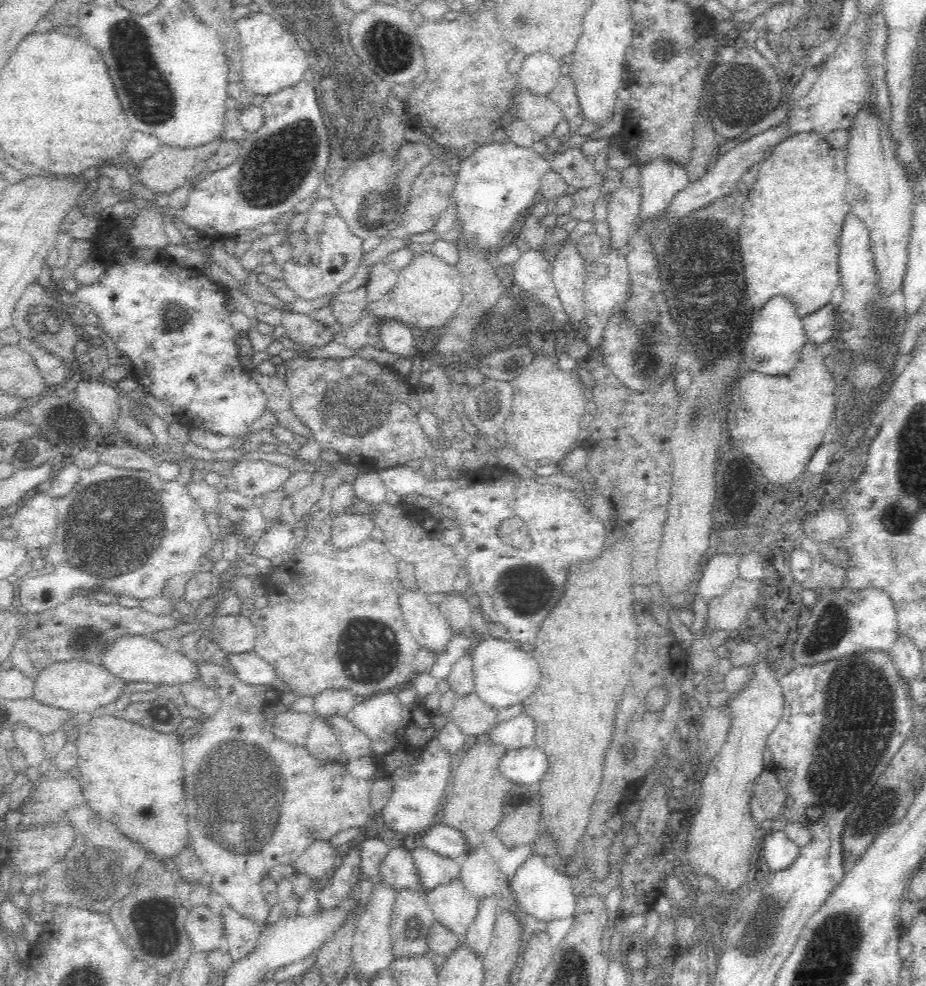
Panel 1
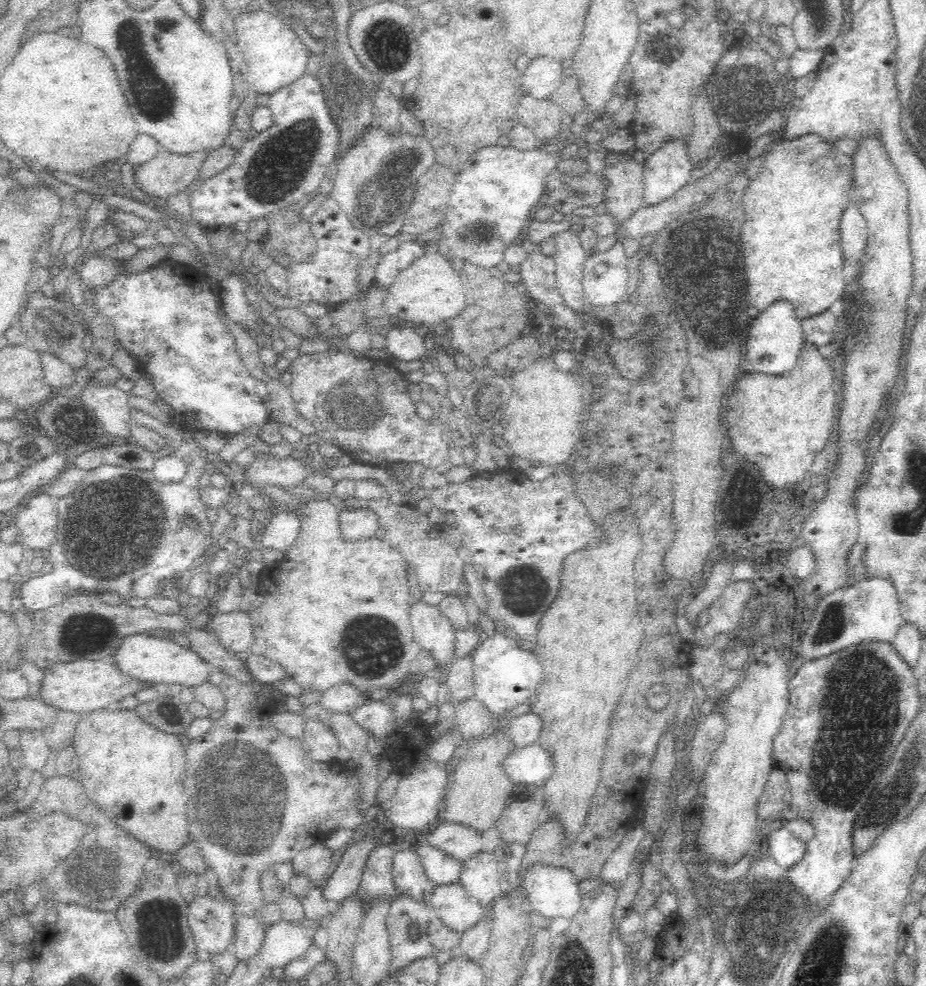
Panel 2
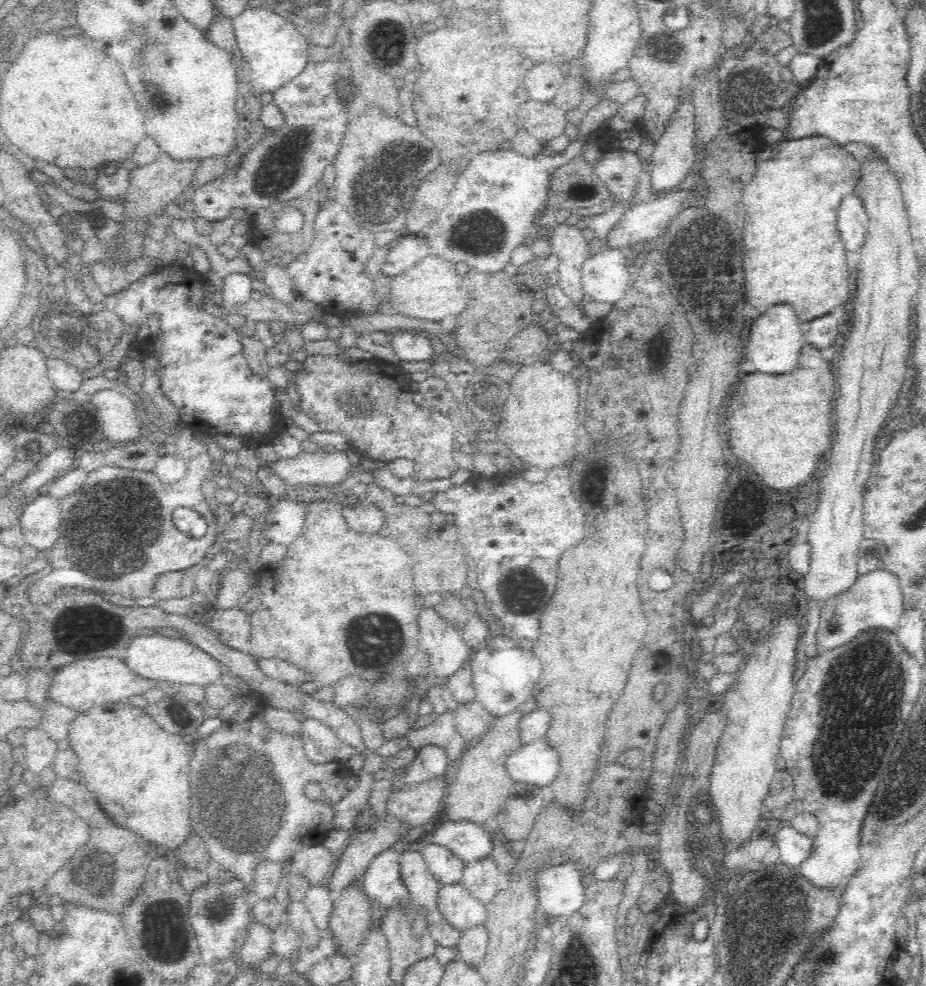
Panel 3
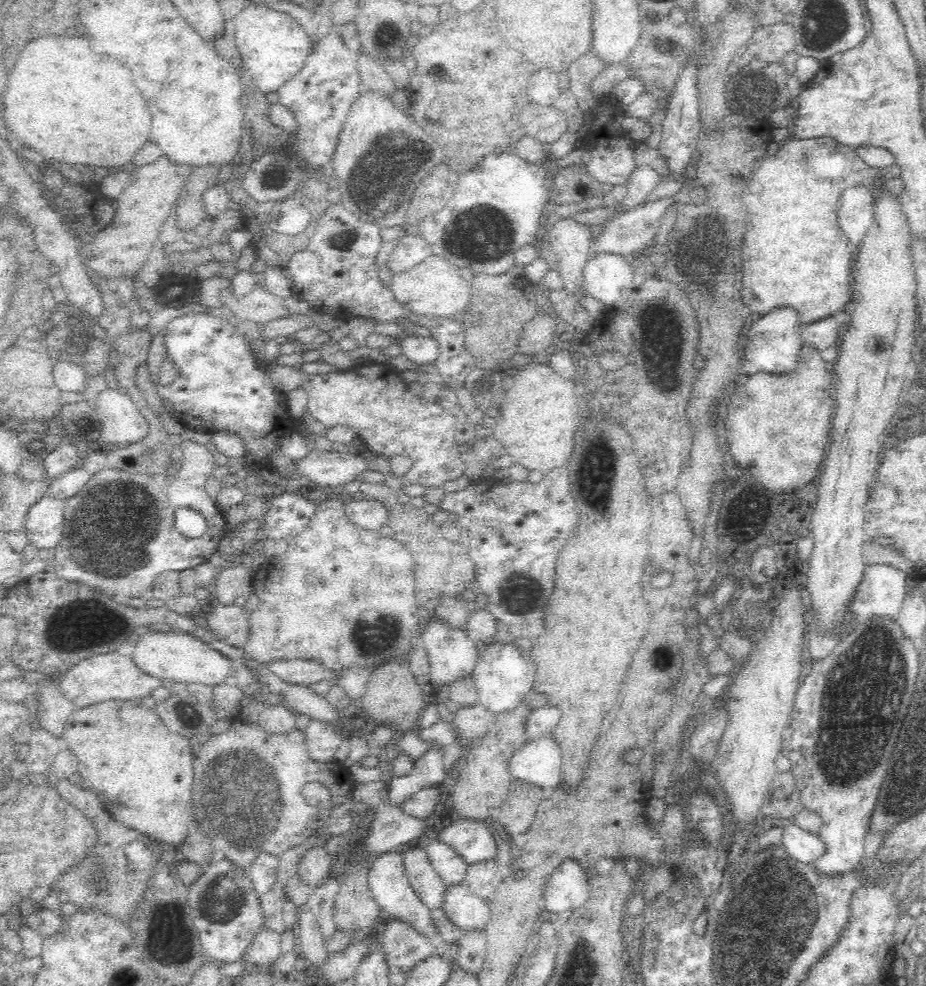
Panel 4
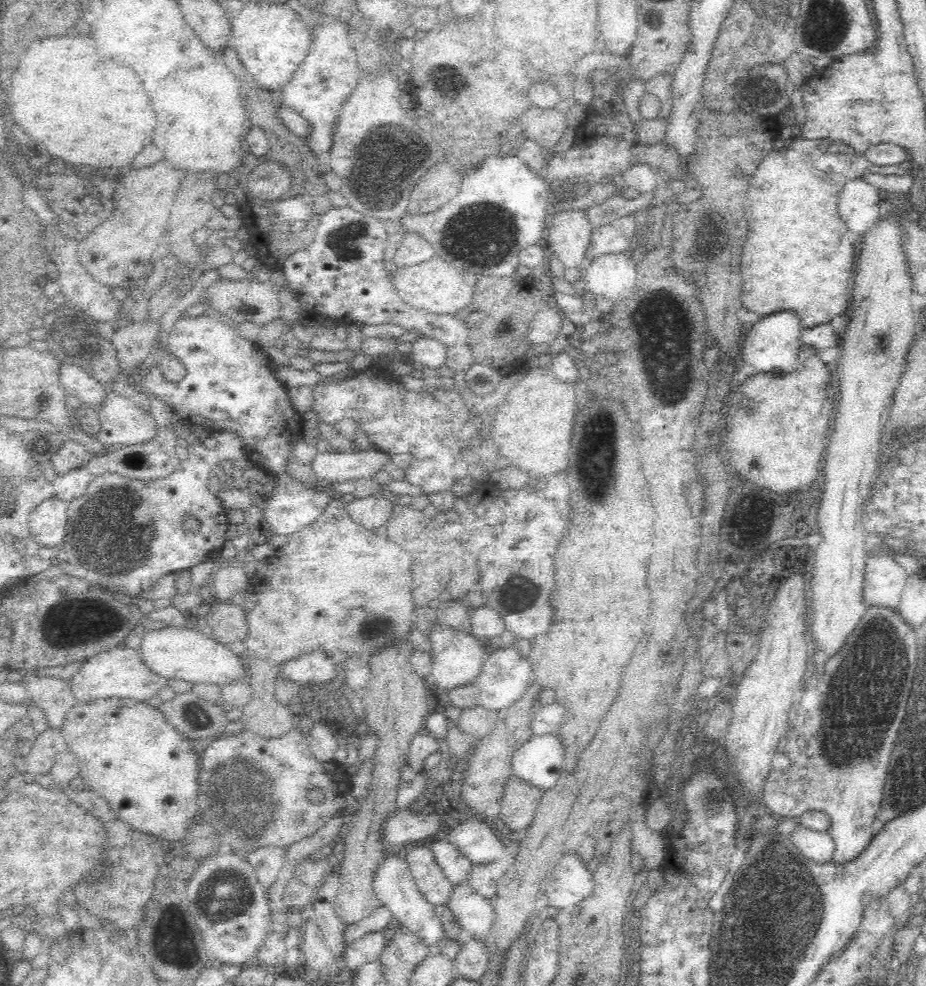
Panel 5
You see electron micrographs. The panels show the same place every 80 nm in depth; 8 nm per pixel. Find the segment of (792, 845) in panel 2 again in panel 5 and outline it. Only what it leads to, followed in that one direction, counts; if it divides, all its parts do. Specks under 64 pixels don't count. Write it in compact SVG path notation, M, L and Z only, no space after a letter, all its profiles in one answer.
M799 826L791 833L793 841L814 862L829 863L835 860L836 841L829 831L815 831Z

